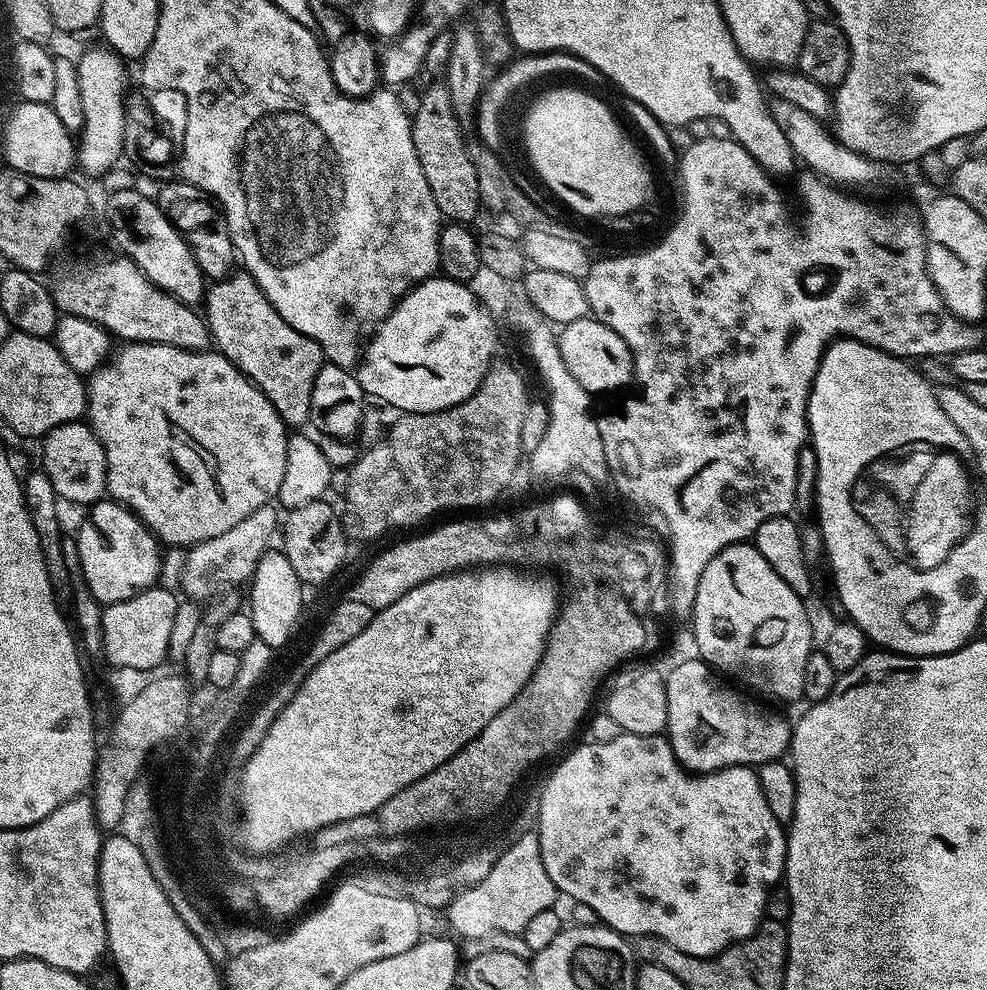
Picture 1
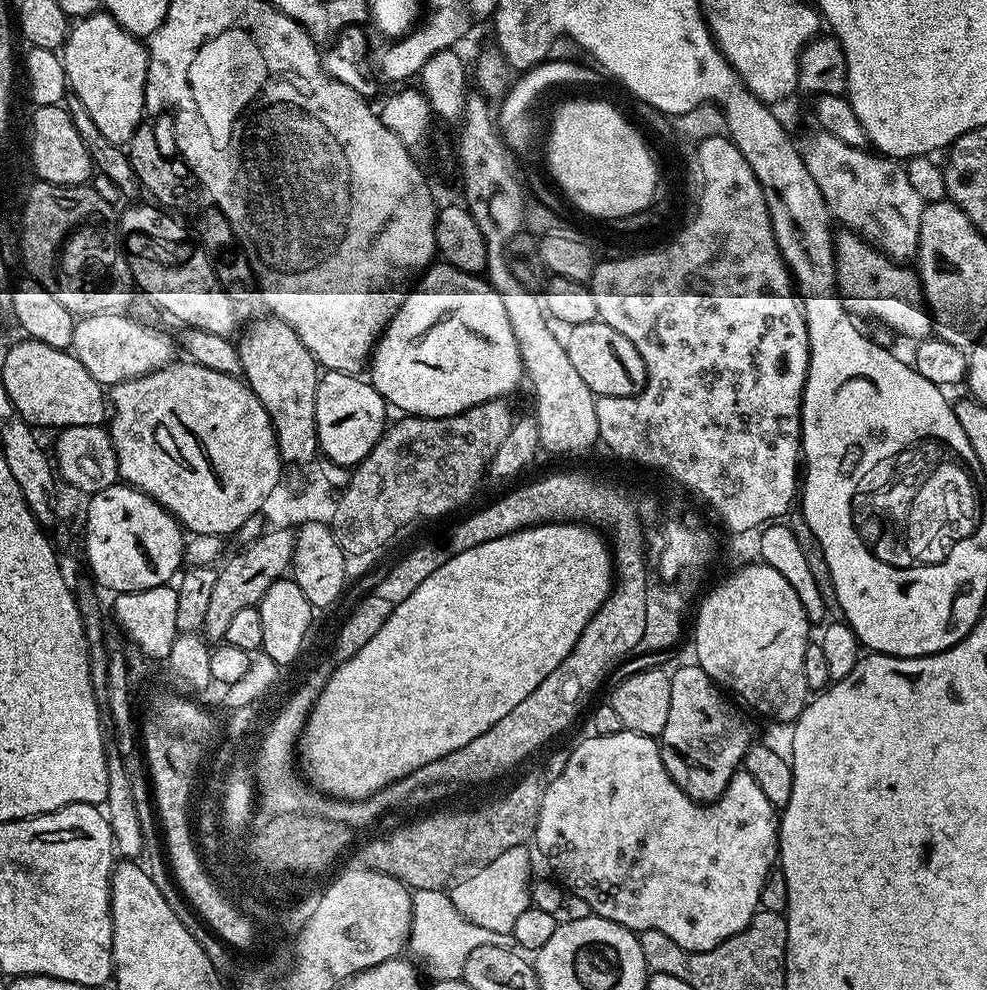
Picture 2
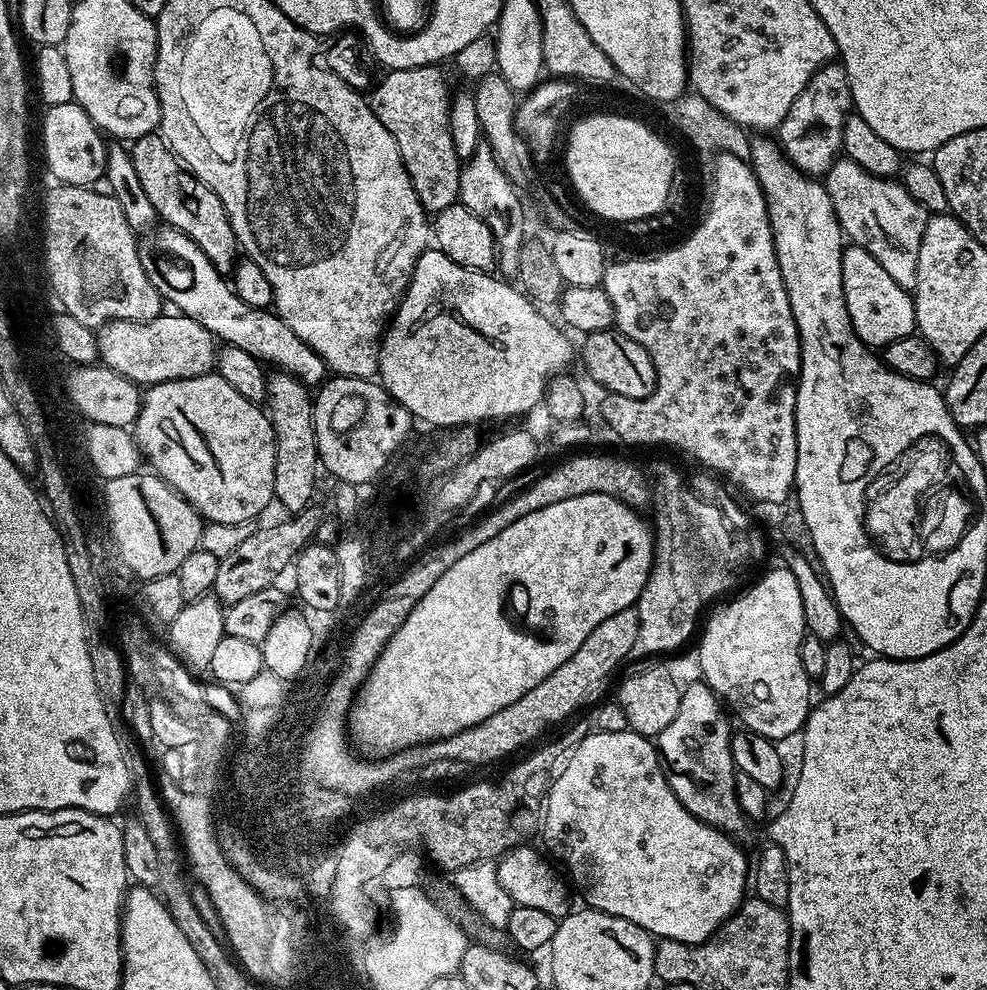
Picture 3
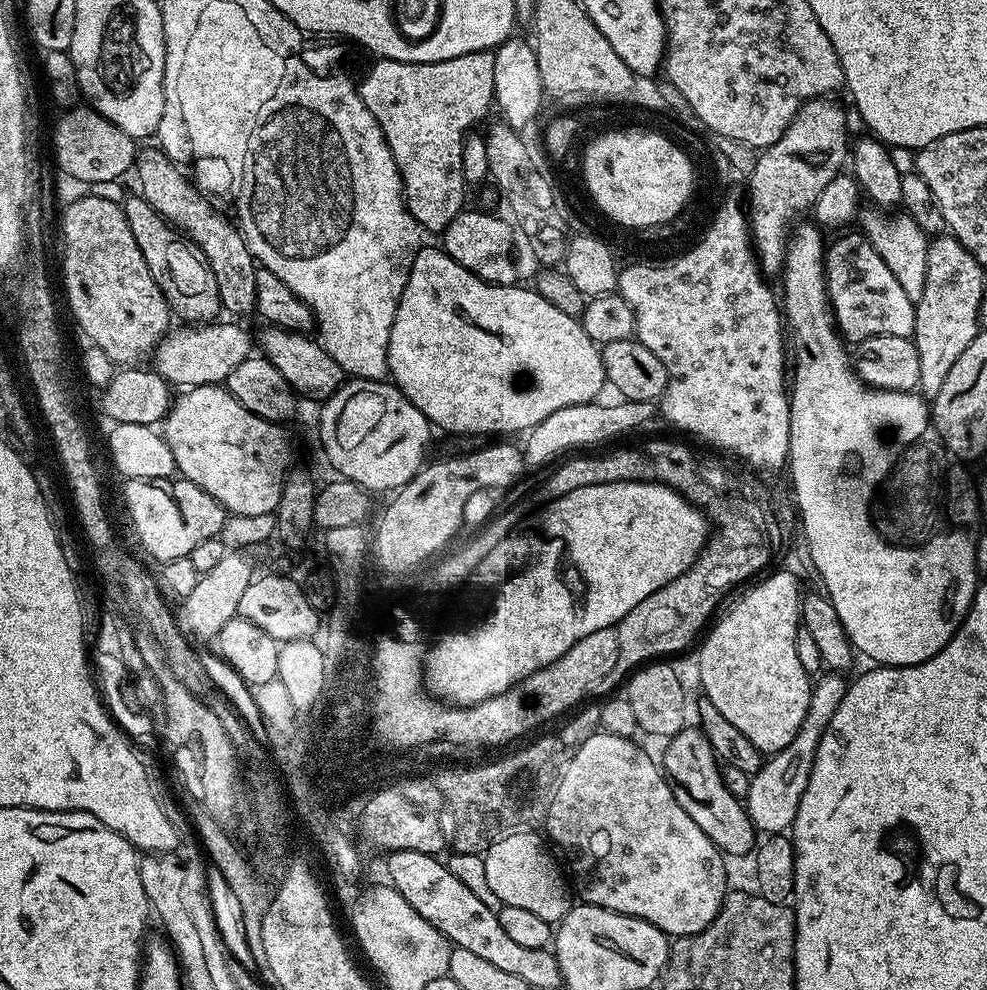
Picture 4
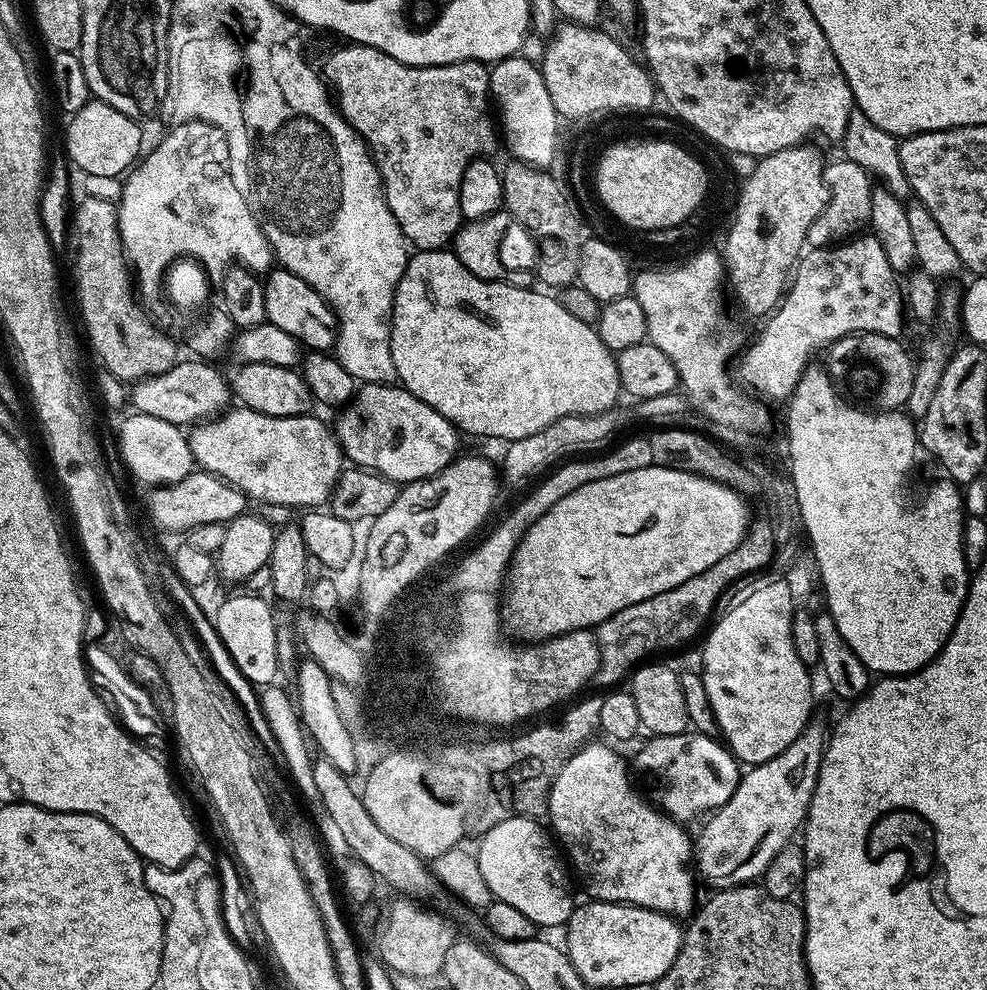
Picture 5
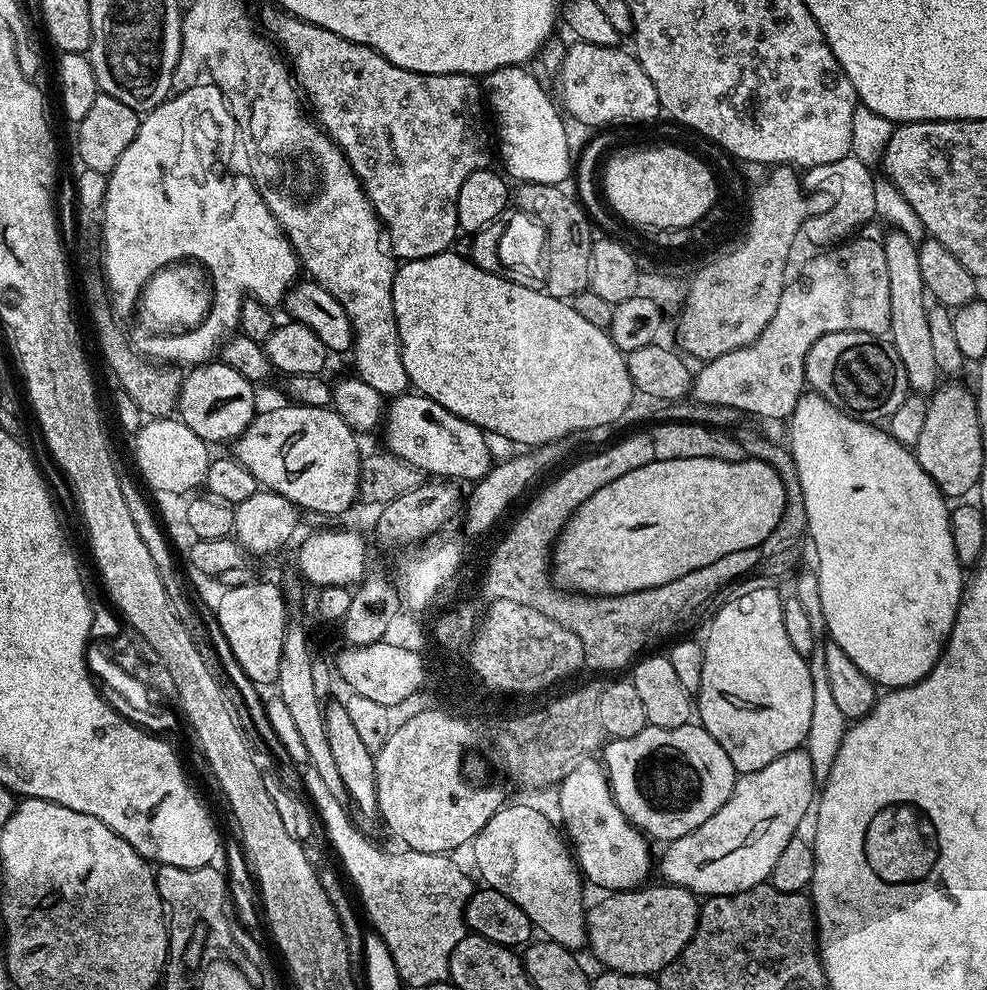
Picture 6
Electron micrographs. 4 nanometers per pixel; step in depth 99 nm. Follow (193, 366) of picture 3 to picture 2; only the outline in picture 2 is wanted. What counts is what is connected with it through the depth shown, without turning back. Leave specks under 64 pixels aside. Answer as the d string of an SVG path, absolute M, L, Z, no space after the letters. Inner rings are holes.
M99 312L76 320L70 351L78 358L78 362L82 362L82 366L86 366L90 378L102 385L111 386L173 363L178 344L173 337L171 340L170 337L131 320L124 312Z

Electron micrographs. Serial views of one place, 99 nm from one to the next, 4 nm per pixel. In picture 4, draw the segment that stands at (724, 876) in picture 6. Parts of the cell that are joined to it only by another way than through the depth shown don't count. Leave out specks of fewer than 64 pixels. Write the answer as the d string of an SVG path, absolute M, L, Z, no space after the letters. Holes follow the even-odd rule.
M828 670L820 678L820 681L817 679L813 683L810 706L806 710L806 718L800 733L792 739L790 746L786 746L781 752L769 755L749 782L746 811L752 825L761 833L784 834L791 829L794 818L798 814L798 802L802 802L806 782L812 773L818 742L822 742L822 734L826 726L830 726L830 718L834 718L834 710L842 706L842 698L846 698L848 693L849 681L841 673Z

